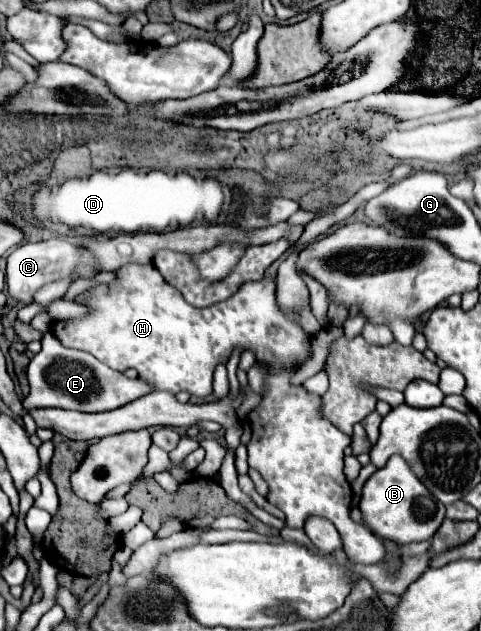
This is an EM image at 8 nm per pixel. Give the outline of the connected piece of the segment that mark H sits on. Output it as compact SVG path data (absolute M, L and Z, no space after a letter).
M124 266L118 272L118 280L110 284L110 296L94 298L82 304L88 304L94 312L84 318L74 320L60 320L54 322L52 332L54 336L66 346L90 352L100 362L108 364L110 368L124 372L128 368L136 368L140 378L154 384L156 390L168 390L172 394L178 394L182 390L190 392L192 396L205 398L212 393L214 368L220 362L226 362L228 356L236 346L242 346L244 350L252 348L256 352L256 358L264 362L272 376L266 382L268 388L262 394L262 402L256 410L250 412L252 422L252 440L248 442L248 464L250 468L256 468L262 478L270 486L268 500L278 506L286 514L286 524L290 528L302 528L308 516L322 516L334 522L336 530L340 532L342 544L346 554L356 564L378 564L388 558L384 544L362 524L354 524L350 520L350 504L352 504L352 488L342 472L344 468L344 448L350 444L350 436L342 434L338 428L334 428L328 420L322 416L322 400L320 396L308 394L302 386L294 388L290 384L292 376L292 360L306 358L308 354L308 334L296 326L276 304L276 282L274 280L256 280L246 282L242 288L228 300L218 302L210 308L194 308L184 302L182 294L170 286L160 272L150 266Z

